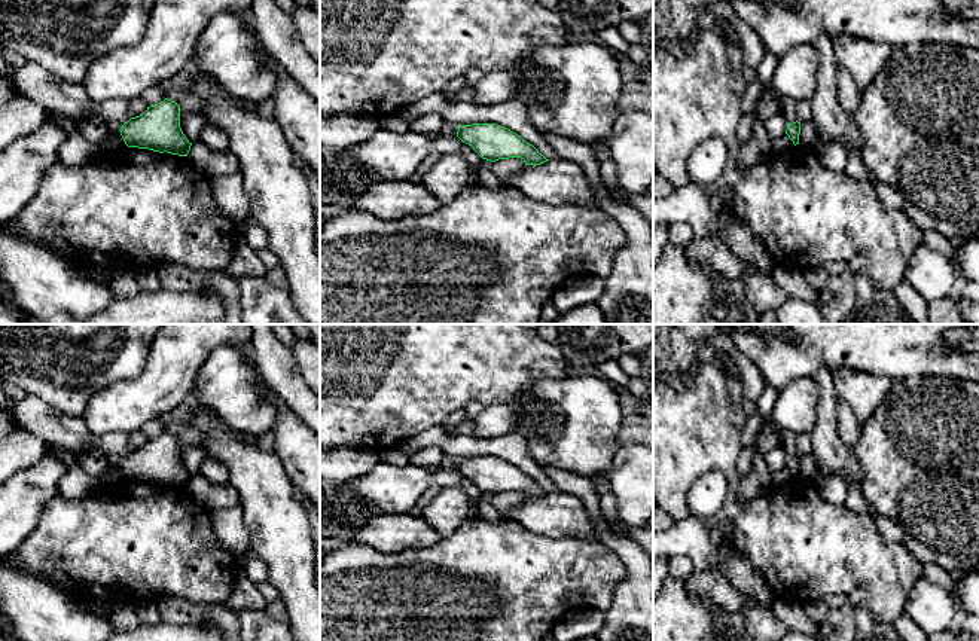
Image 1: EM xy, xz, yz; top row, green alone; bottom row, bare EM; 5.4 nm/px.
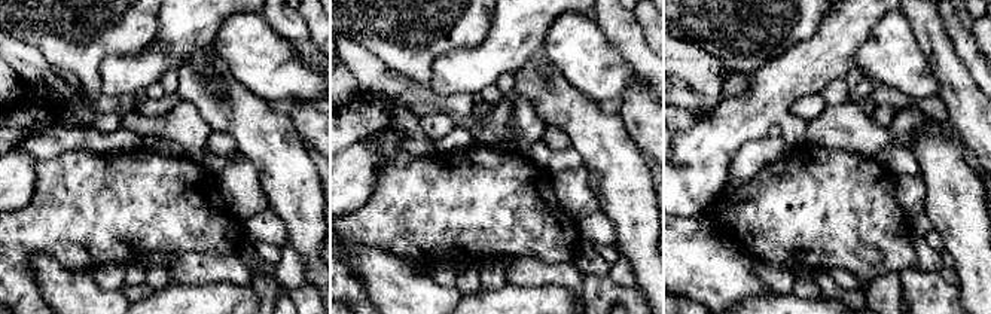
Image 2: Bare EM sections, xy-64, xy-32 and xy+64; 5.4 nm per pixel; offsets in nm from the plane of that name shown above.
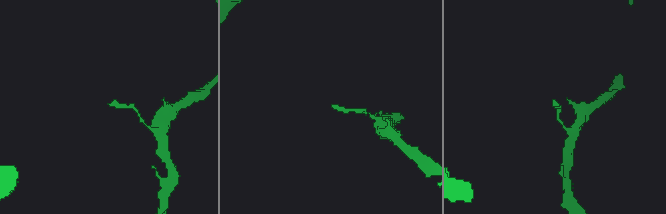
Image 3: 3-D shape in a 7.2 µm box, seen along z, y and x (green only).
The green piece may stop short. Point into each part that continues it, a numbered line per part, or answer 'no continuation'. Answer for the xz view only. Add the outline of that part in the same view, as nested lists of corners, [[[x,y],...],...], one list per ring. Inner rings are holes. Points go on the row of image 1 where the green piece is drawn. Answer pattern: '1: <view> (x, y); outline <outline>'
1: xz (448, 130); outline [[[445,122],[442,129],[440,129],[440,135],[442,137],[454,137],[457,135],[460,125],[451,123],[451,122]]]

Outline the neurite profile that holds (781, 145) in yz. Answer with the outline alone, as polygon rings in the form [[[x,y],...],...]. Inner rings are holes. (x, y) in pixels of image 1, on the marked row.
[[[784,134],[783,137],[771,140],[771,149],[769,149],[768,155],[781,156],[783,153],[792,150],[793,146],[795,146],[793,141],[789,138],[787,134]]]

